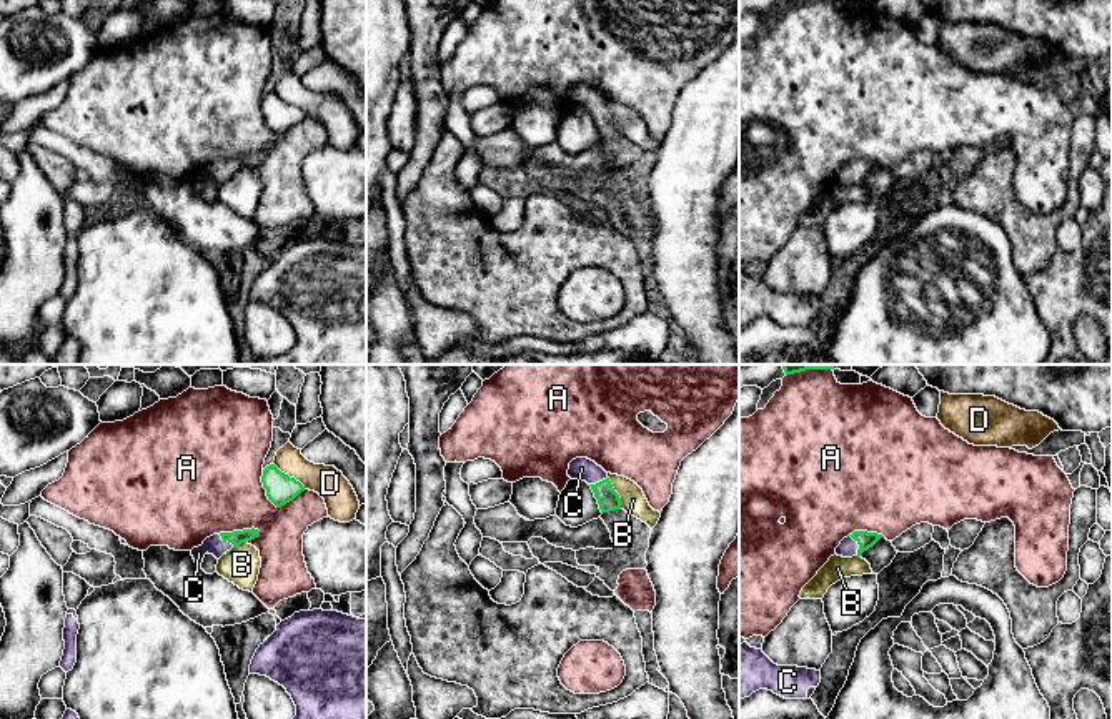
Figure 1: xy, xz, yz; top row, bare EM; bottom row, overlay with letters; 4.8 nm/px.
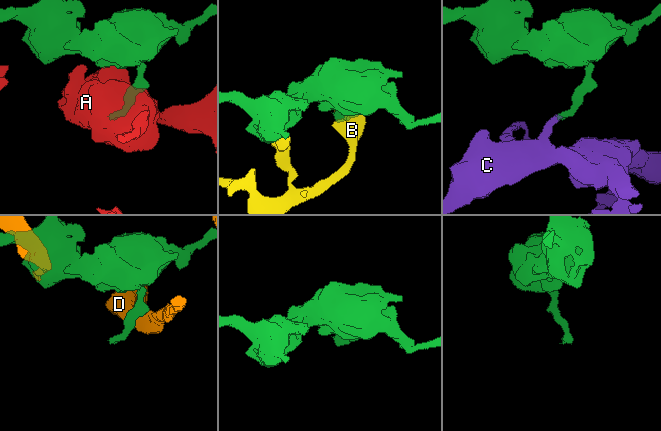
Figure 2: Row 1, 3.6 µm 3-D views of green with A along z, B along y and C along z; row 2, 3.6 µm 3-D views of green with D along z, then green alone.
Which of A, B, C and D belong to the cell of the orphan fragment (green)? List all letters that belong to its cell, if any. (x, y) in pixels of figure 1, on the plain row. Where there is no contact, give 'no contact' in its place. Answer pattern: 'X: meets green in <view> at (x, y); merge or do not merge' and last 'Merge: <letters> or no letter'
A: meets green in xy at (273, 130); do not merge
B: meets green in xz at (616, 120); do not merge
C: meets green in xy at (228, 168); merge
D: meets green in xy at (288, 104); do not merge
Merge: C

